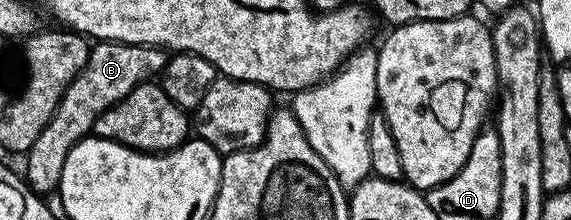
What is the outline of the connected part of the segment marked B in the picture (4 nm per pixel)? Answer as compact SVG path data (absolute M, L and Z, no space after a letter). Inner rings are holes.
M115 40L92 43L91 53L81 74L73 78L53 118L49 118L49 126L41 130L37 142L33 142L31 149L25 153L27 187L36 194L54 193L61 182L61 170L65 170L65 158L69 158L69 150L73 150L79 140L92 135L97 118L101 118L105 110L115 107L139 84L146 84L158 77L168 59L164 49L154 48L151 44L119 44Z

